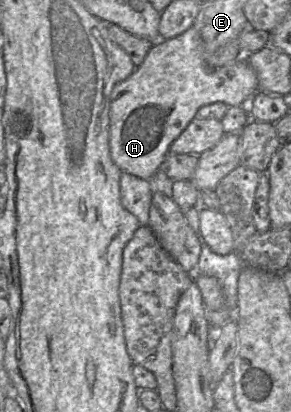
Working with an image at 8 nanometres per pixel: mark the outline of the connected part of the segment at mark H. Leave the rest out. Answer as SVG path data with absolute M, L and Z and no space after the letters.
M191 26L188 30L186 30L183 34L171 38L168 40L157 40L154 41L154 46L149 50L146 55L143 63L136 67L134 72L125 80L117 83L111 93L111 102L110 102L110 137L109 137L109 145L111 151L111 157L114 163L120 168L122 172L126 172L132 175L135 175L144 180L150 180L156 172L161 169L161 166L170 152L171 144L180 136L180 134L186 129L188 124L195 118L197 111L206 105L223 102L227 104L229 107L232 106L242 106L247 105L253 95L258 91L258 78L253 70L253 68L247 63L245 60L245 56L237 60L231 64L220 66L214 68L214 71L207 70L207 63L204 60L204 42L199 33L199 31Z

